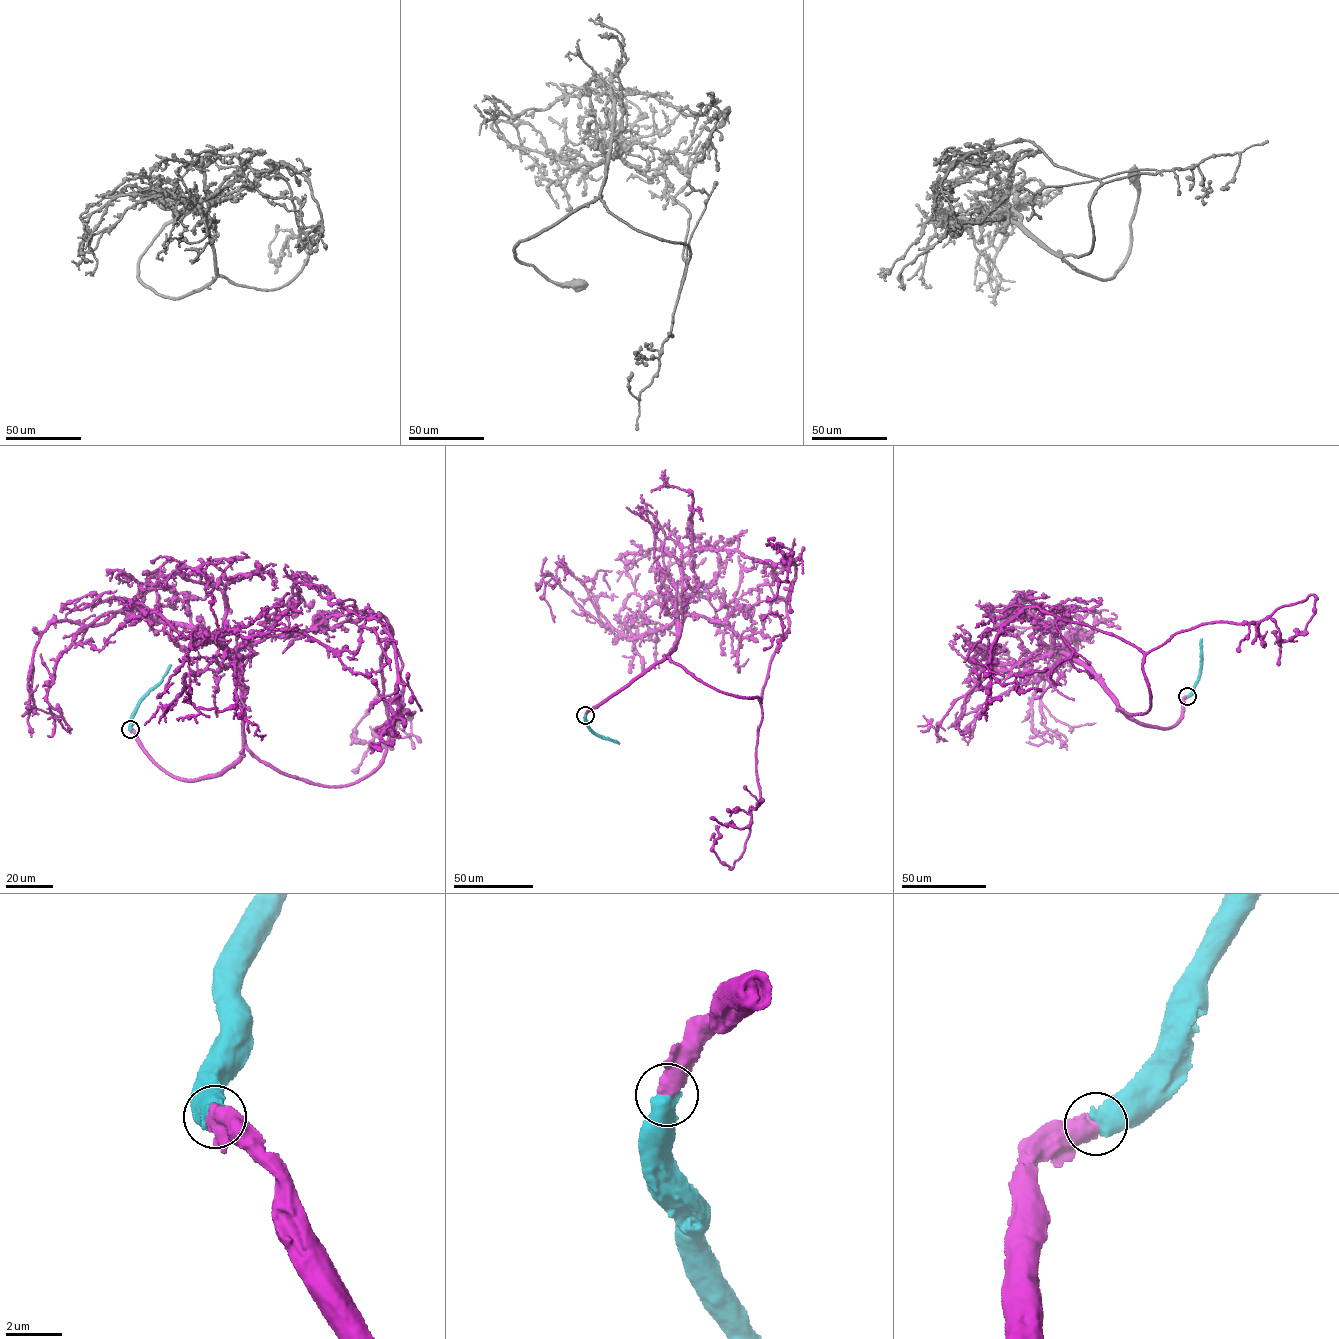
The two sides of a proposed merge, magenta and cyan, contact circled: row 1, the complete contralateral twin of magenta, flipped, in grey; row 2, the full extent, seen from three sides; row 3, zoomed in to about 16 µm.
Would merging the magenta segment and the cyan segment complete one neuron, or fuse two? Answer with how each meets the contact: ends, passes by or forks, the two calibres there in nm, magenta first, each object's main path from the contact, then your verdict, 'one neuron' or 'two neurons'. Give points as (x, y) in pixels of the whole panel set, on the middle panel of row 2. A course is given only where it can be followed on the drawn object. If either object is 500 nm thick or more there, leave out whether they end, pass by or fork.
calibres 650 and 700 nm; course magenta (585, 715), (669, 657), (708, 685), (761, 702), (770, 660), (788, 627), (791, 560), (776, 596), (767, 596); course cyan (585, 715), (587, 725), (594, 733), (619, 743); one neuron

